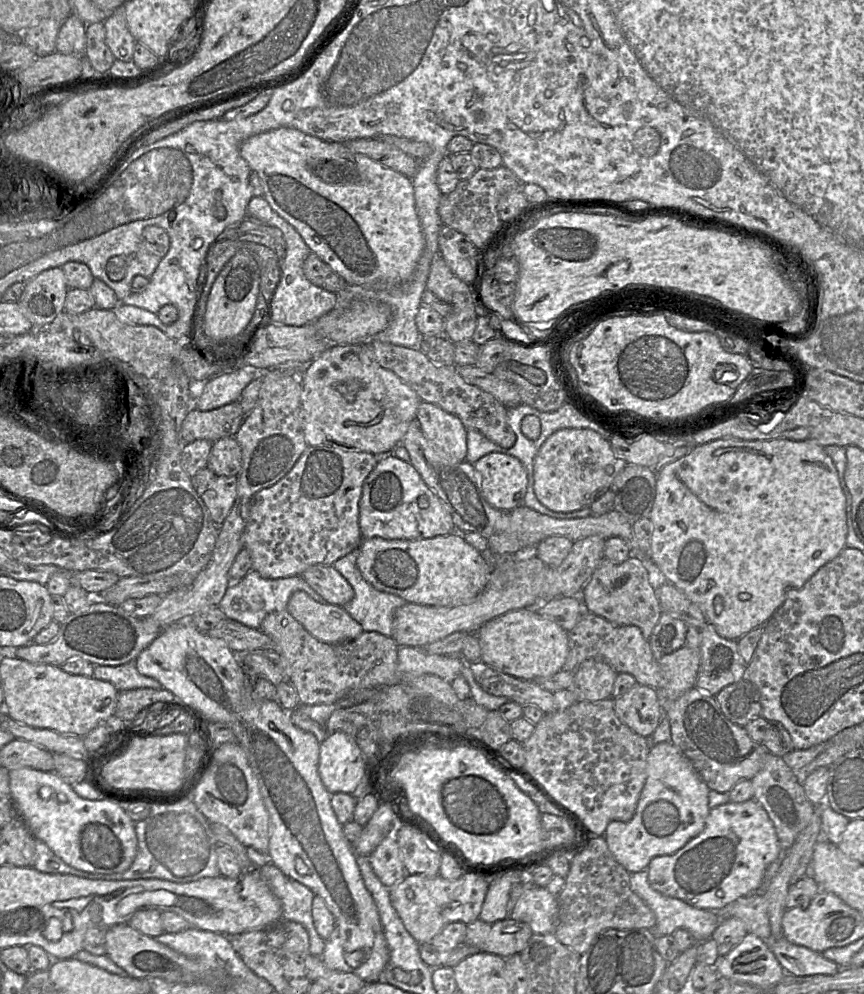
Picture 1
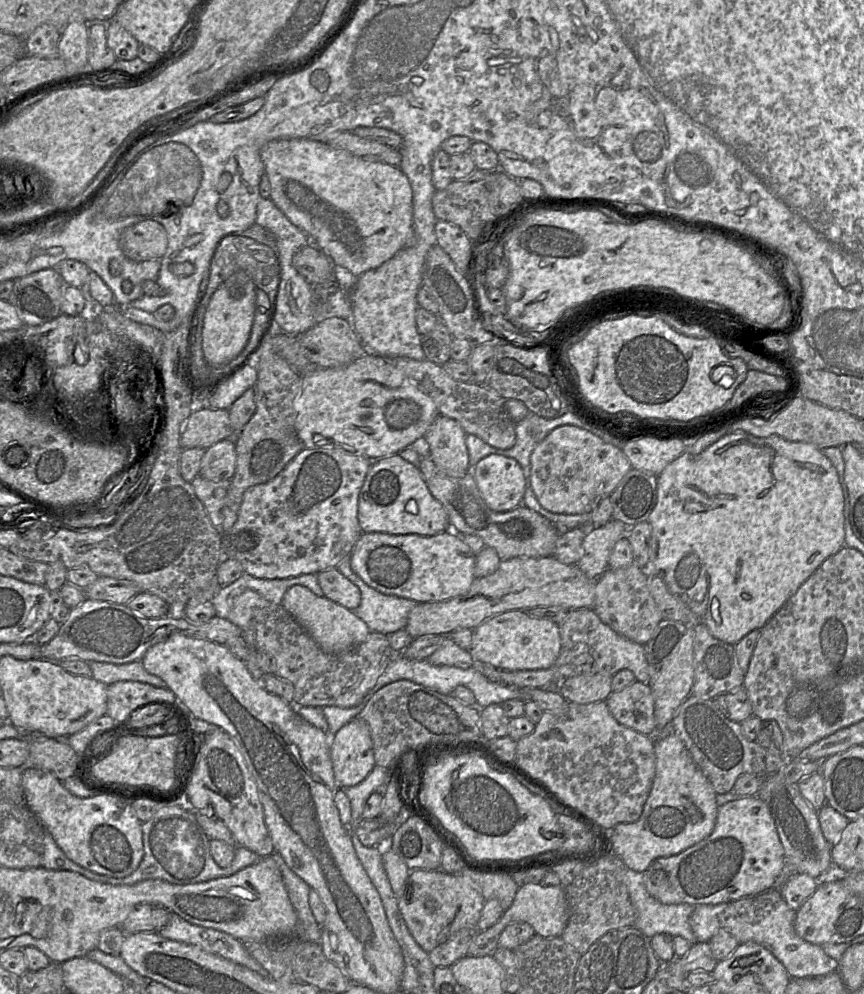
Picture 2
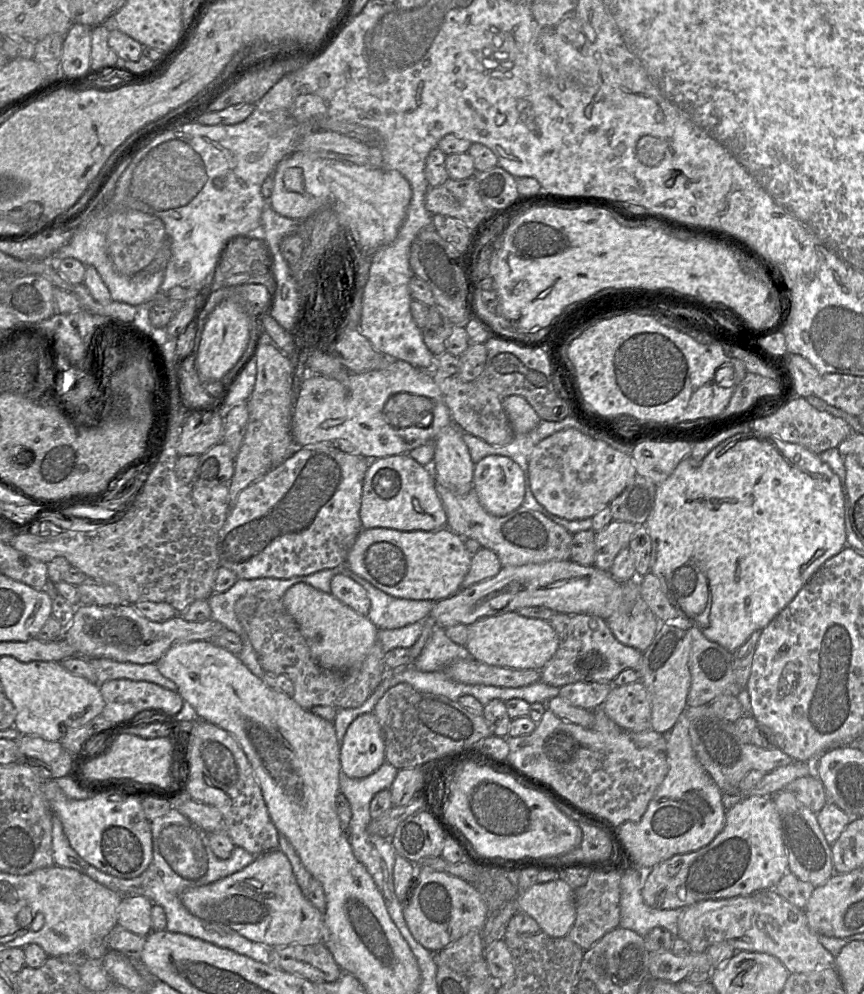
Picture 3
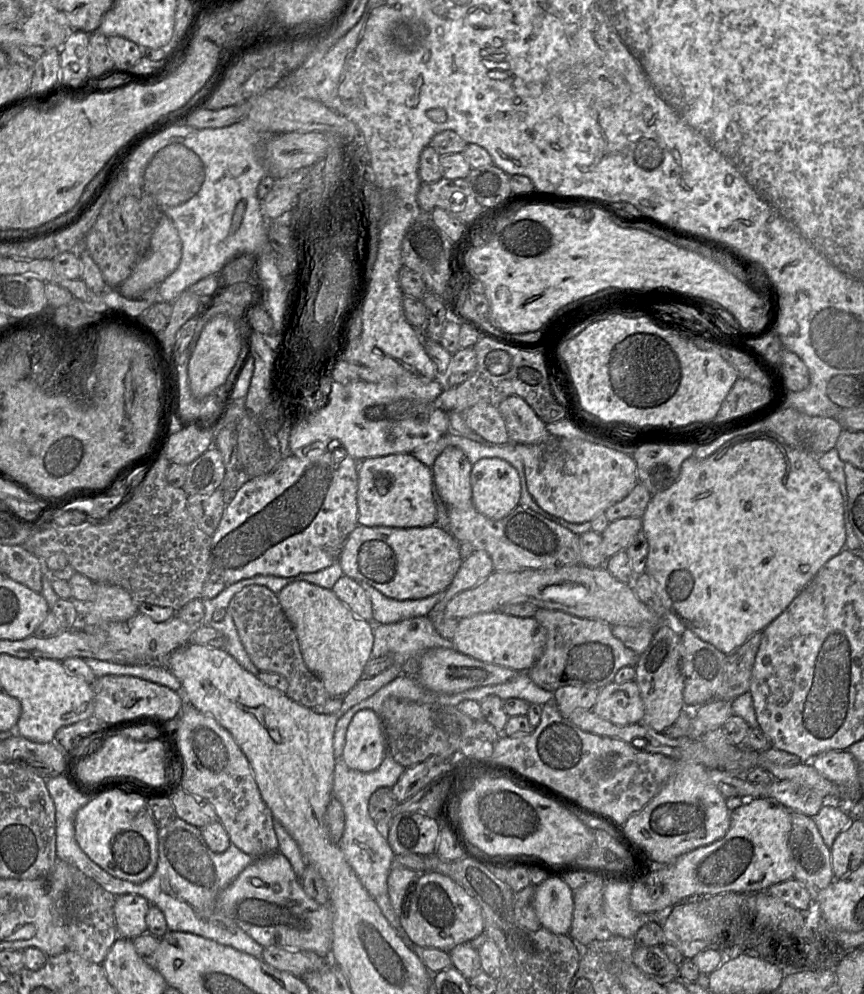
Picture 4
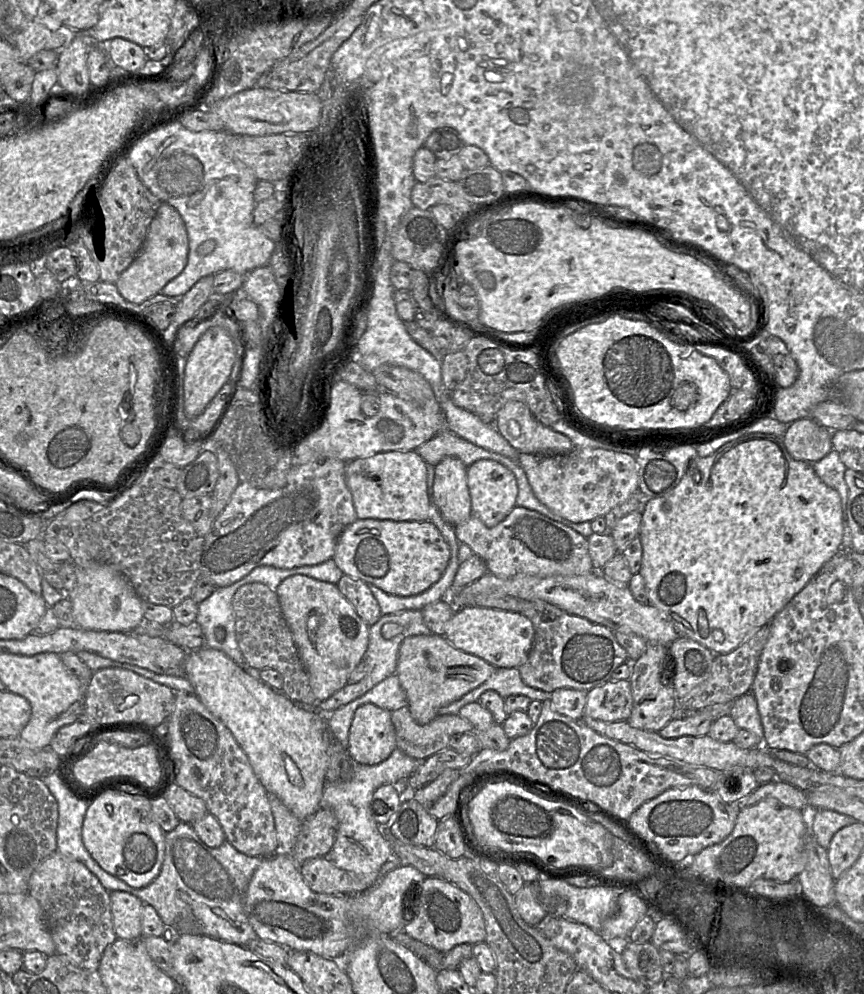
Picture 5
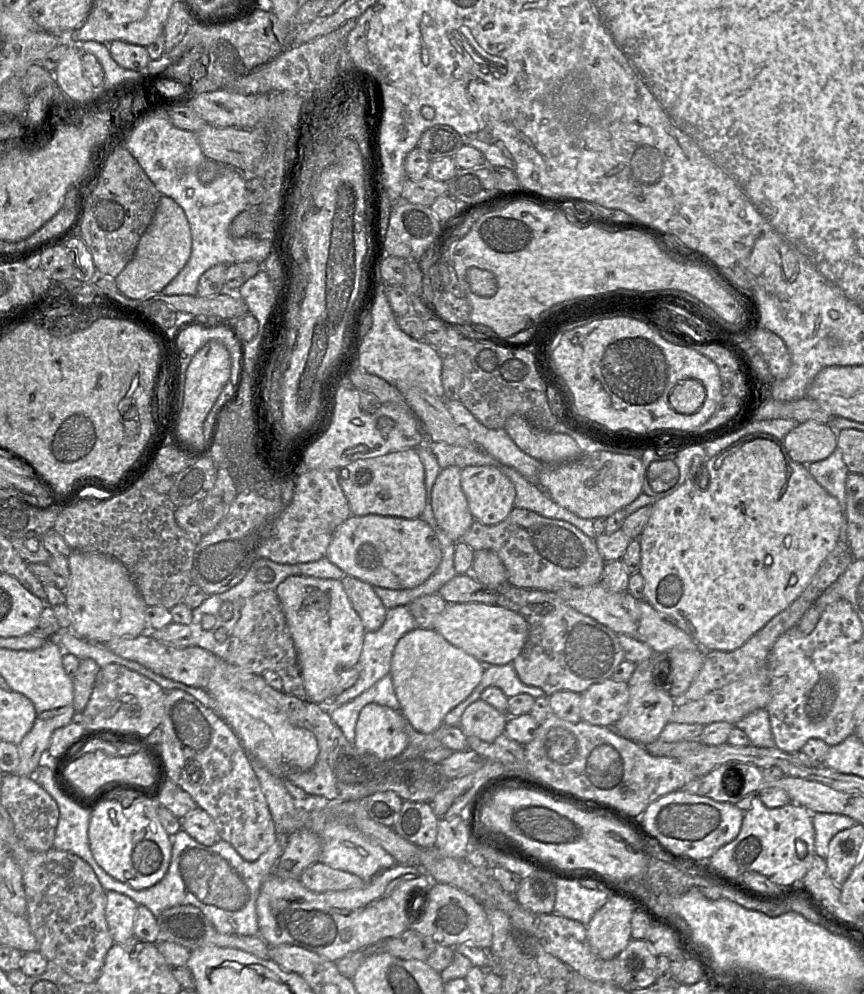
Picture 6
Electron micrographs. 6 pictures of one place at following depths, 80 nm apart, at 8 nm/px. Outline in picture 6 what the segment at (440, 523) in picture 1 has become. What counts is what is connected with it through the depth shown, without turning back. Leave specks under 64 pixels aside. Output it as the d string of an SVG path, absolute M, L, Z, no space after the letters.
M416 449L356 460L338 470L339 484L353 516L420 518L426 506L425 469Z

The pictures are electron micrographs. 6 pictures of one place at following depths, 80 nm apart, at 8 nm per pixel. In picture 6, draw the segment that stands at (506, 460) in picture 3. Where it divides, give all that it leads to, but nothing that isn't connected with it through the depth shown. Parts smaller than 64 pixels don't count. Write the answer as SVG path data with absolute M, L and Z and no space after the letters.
M496 467L462 469L461 485L474 519L485 525L499 524L514 508L515 486Z

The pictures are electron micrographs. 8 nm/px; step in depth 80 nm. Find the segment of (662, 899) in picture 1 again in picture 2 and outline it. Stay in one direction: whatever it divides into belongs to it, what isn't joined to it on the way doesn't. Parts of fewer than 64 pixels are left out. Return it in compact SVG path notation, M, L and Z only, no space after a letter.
M628 869L626 875L630 900L636 910L635 928L649 938L668 933L673 937L681 936L692 945L697 942L689 922L695 905L662 904L647 892L645 872Z

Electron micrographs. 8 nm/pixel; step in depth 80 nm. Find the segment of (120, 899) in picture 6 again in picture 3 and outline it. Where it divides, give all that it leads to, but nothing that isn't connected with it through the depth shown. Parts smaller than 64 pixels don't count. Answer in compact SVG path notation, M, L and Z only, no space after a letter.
M124 896L117 917L117 925L140 936L152 931L151 908L153 903L144 896Z

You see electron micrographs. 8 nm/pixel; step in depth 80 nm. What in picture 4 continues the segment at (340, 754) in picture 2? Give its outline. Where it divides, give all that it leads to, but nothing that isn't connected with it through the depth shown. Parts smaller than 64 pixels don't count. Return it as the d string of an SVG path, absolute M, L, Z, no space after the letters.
M371 709L358 711L348 725L341 759L351 769L370 772L380 766L386 753L382 718Z

